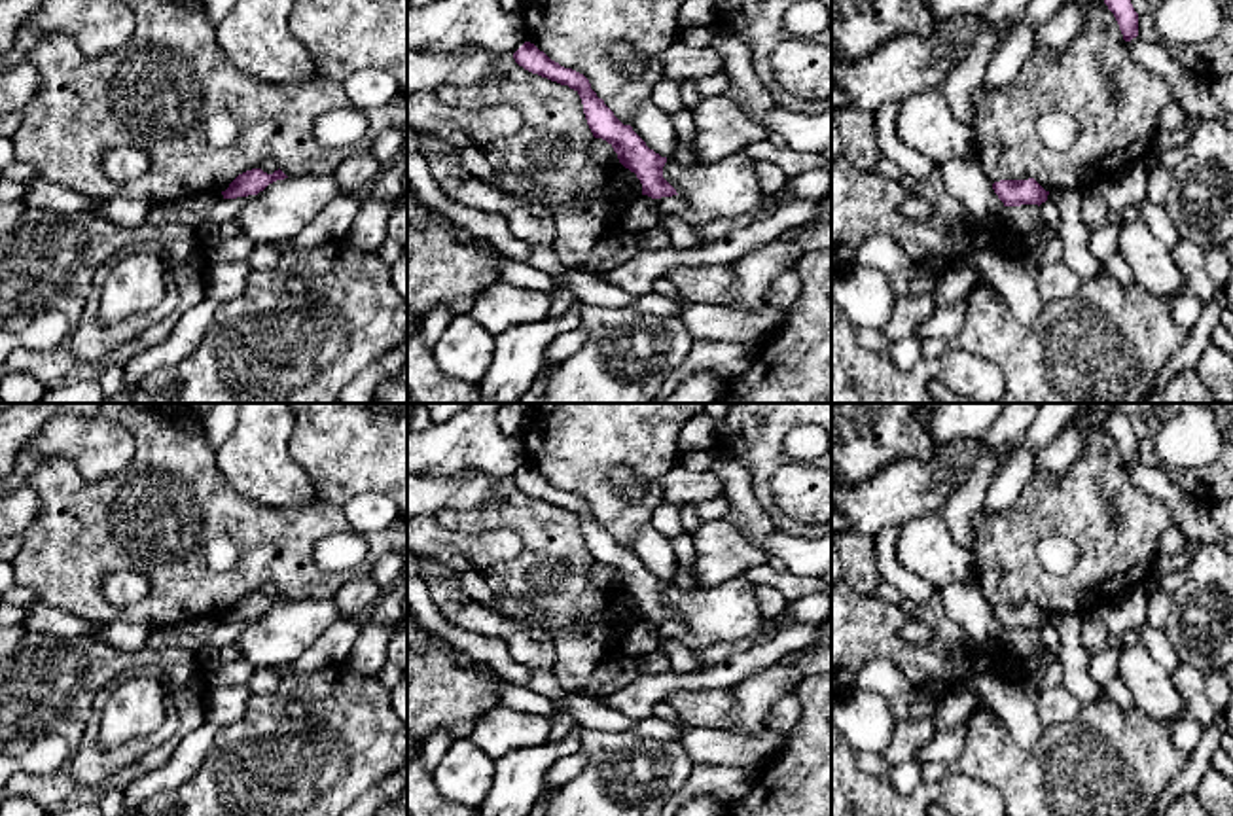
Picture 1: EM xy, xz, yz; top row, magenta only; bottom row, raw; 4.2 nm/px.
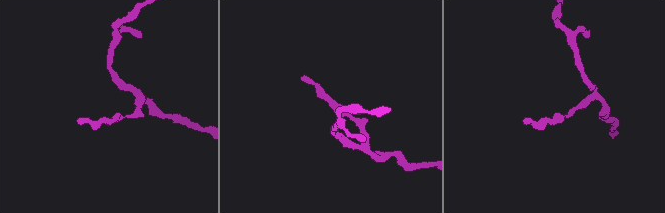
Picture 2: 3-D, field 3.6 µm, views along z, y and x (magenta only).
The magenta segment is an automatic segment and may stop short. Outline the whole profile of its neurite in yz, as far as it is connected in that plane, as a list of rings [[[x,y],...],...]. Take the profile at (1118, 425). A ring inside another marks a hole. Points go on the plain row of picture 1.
[[[1093,403],[1093,405],[1102,407],[1108,413],[1104,428],[1114,437],[1119,454],[1123,458],[1123,464],[1131,466],[1133,462],[1136,462],[1138,437],[1131,428],[1131,418],[1121,411],[1119,403]]]

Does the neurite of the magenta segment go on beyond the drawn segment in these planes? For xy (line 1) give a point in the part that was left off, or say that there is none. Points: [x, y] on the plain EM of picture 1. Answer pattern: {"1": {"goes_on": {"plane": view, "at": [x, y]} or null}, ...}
{"1": {"goes_on": null}}

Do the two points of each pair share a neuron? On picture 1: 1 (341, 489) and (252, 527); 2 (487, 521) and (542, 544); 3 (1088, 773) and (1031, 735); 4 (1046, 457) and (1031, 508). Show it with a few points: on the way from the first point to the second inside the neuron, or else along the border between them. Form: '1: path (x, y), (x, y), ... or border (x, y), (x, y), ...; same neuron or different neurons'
1: border (319, 498), (341, 508); different neurons
2: path (500, 521), (519, 521), (529, 531); same neuron
3: border (1000, 720), (1025, 750), (1031, 750), (1048, 727); different neurons
4: border (1082, 451), (1065, 474), (1035, 476); different neurons

